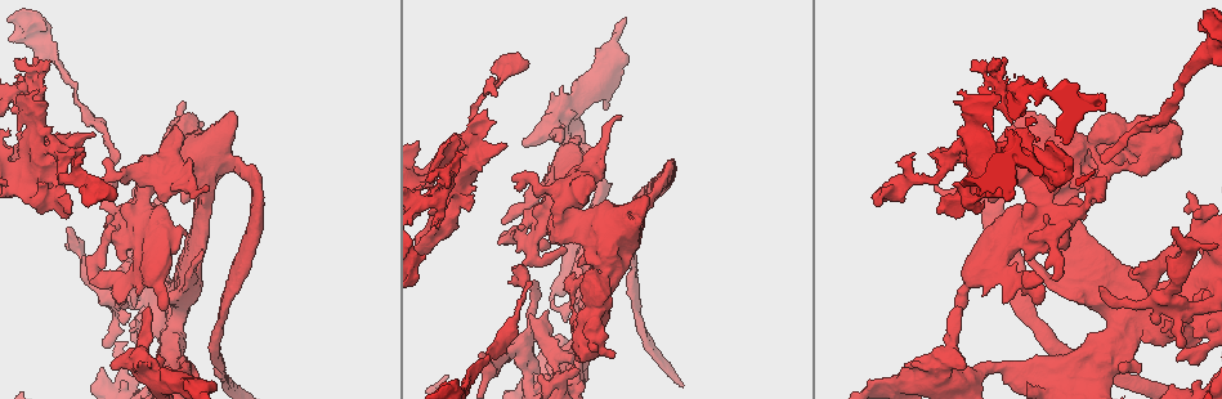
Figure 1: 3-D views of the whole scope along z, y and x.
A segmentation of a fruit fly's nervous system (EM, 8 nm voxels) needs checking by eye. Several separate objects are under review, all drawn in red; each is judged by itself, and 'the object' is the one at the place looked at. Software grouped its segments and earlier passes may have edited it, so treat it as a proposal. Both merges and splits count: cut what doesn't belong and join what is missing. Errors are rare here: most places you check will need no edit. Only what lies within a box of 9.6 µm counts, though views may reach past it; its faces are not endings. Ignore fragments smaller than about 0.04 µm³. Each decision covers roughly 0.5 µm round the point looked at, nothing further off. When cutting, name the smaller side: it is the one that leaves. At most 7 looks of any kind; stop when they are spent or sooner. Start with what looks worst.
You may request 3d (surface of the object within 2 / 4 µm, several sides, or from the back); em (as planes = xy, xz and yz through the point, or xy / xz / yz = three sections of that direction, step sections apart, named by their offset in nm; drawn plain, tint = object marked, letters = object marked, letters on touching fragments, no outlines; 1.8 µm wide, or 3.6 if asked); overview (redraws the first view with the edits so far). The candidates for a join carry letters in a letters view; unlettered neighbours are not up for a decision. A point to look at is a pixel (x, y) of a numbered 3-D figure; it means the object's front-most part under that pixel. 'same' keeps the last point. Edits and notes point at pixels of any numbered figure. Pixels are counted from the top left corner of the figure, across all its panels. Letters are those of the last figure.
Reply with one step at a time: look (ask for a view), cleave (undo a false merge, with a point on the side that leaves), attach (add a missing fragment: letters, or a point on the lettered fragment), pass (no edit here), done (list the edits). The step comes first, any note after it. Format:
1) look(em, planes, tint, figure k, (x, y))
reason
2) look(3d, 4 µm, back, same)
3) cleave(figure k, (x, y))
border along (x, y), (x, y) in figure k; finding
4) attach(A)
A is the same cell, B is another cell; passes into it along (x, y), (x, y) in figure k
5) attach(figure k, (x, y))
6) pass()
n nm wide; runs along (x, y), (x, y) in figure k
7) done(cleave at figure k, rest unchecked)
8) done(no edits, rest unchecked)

look(3d, 2 µm, back, figure 1, (454, 380))
branch stops here

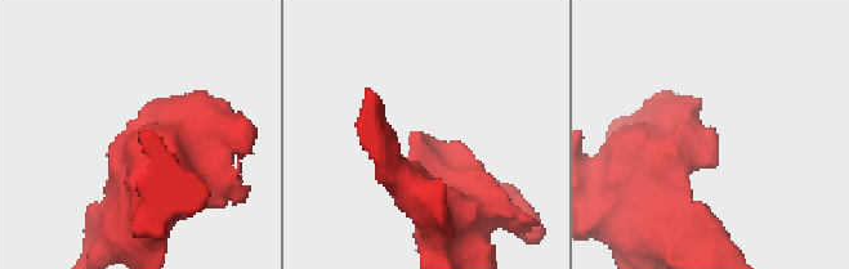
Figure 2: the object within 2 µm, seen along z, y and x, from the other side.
look(em, planes, letters, figure 2, (417, 135))

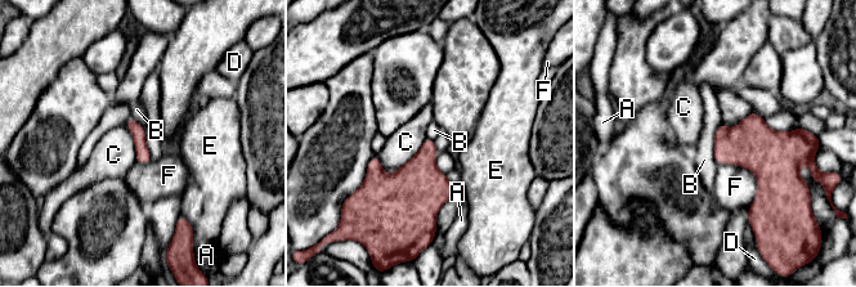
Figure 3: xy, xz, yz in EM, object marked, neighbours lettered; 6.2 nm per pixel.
pass()
F touches over 360 nm; A, B, C, D, E and F are other cells; border along (720, 122), (713, 151), (717, 164) in figure 3; none of them fits

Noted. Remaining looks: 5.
look(3d, 2 µm, figure 1, (10, 186))

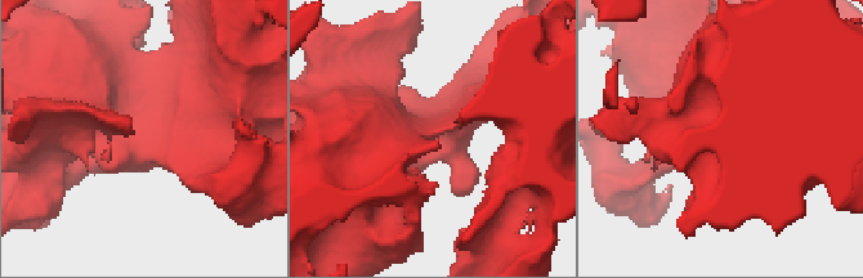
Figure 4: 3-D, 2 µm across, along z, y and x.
look(em, xy, step 8, tint, figure 4, (421, 129))
3 arms; arms of 190, 550, 550 nm; shape alone is not enough

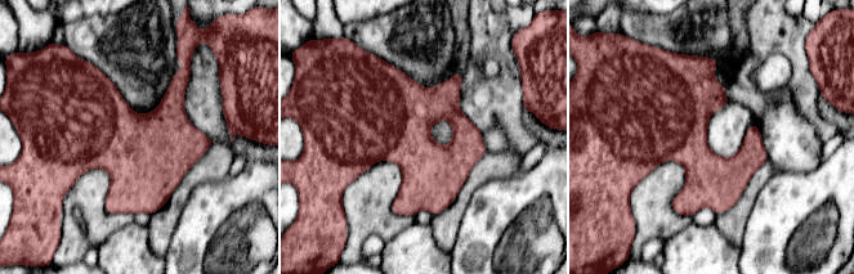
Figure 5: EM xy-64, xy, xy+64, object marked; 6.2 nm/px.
look(em, planes, letters, same)
another direction

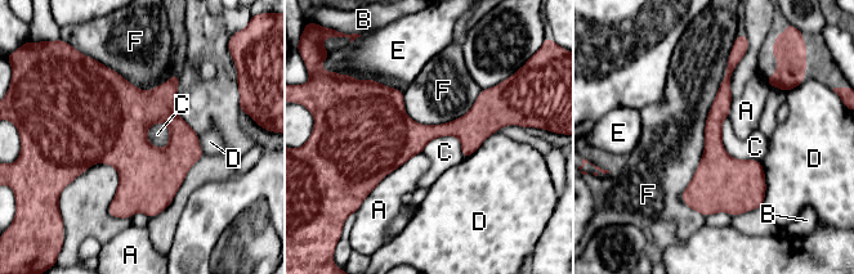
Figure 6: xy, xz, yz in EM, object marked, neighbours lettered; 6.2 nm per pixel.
pass()
A, B, C, D, E and F are other cells; runs along (732, 62), (714, 121), (706, 212) in figure 6; all the same neuron

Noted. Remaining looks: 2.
look(em, planes, letters, figure 1, (549, 248))
free end

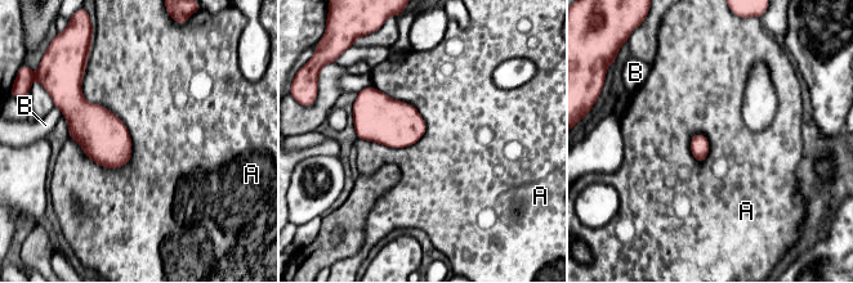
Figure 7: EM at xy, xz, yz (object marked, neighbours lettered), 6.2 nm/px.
pass()
A and B are other cells; border along (85, 64), (117, 169) in figure 7; none of them fits

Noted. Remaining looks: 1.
done(no edits, rest unchecked)

